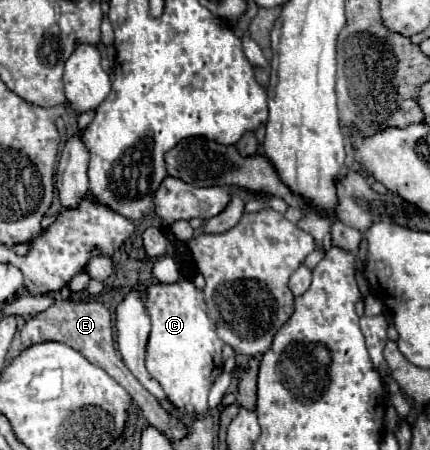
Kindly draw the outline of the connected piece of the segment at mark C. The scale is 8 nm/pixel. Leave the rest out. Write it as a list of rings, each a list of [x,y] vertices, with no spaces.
[[[178,280],[174,284],[148,284],[144,308],[152,320],[152,330],[146,344],[146,368],[154,380],[160,382],[170,402],[184,416],[202,416],[208,412],[208,392],[214,378],[222,373],[222,348],[224,342],[216,336],[216,324],[208,318],[204,292],[192,280]]]

